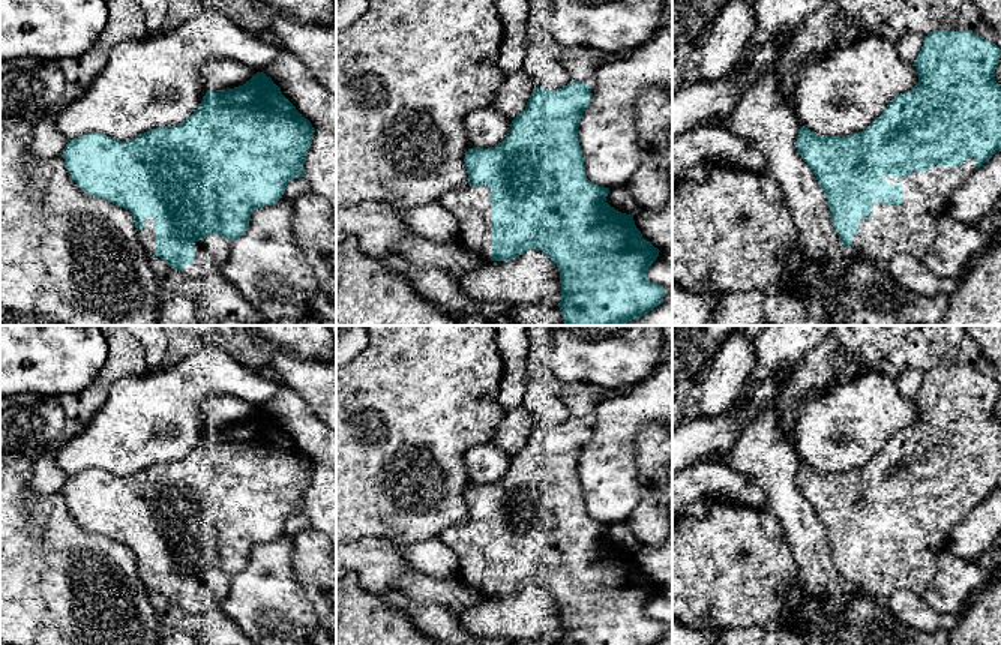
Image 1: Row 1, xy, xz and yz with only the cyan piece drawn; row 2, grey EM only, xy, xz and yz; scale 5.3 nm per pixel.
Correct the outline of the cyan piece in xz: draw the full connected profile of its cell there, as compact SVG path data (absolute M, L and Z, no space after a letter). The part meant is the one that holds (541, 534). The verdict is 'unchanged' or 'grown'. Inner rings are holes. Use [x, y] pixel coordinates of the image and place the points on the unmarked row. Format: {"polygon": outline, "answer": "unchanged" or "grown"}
{"polygon": "M572 417L557 426L534 423L525 446L512 456L507 472L498 482L491 484L468 484L464 494L468 520L455 525L452 530L444 530L440 534L440 540L458 556L458 578L482 596L510 597L528 585L539 585L546 590L557 600L560 608L561 638L557 640L560 645L654 645L663 639L666 624L651 618L647 614L647 606L657 596L660 586L642 573L641 567L635 561L633 550L621 549L606 538L609 524L594 520L585 512L578 464L591 434L593 429L590 420L584 420L581 417Z", "answer": "grown"}

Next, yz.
{"polygon": "M936 366L924 374L914 398L918 418L897 430L866 465L837 472L816 471L800 462L795 483L824 526L831 558L845 584L855 585L879 602L888 600L897 590L924 594L951 528L1001 488L1001 420L995 417L999 394L1001 386L972 368Z", "answer": "grown"}

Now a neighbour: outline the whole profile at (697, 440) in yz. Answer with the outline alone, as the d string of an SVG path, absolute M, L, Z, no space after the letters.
M776 372L744 390L729 411L716 417L699 416L672 429L672 472L729 450L743 429L786 390L792 378L786 372Z

